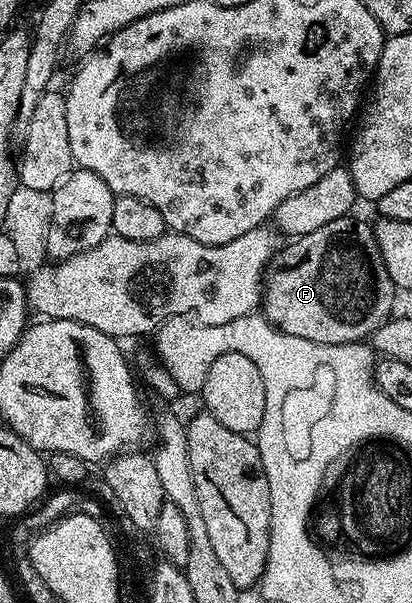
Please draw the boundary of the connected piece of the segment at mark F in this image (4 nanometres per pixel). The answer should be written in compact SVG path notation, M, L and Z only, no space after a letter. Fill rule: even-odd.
M345 215L319 230L296 237L273 257L259 308L265 319L281 332L320 344L356 344L368 341L373 332L394 315L395 289L373 233L373 224L352 218Z

